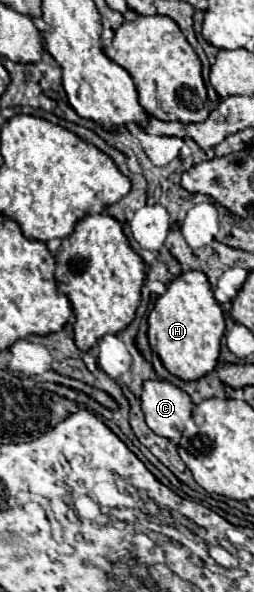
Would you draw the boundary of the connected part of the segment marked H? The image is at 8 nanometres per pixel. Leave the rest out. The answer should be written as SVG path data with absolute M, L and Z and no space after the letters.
M199 270L183 272L167 284L167 292L157 298L149 314L149 344L159 354L163 366L181 380L197 380L217 366L223 332L223 310L213 298L207 276Z

